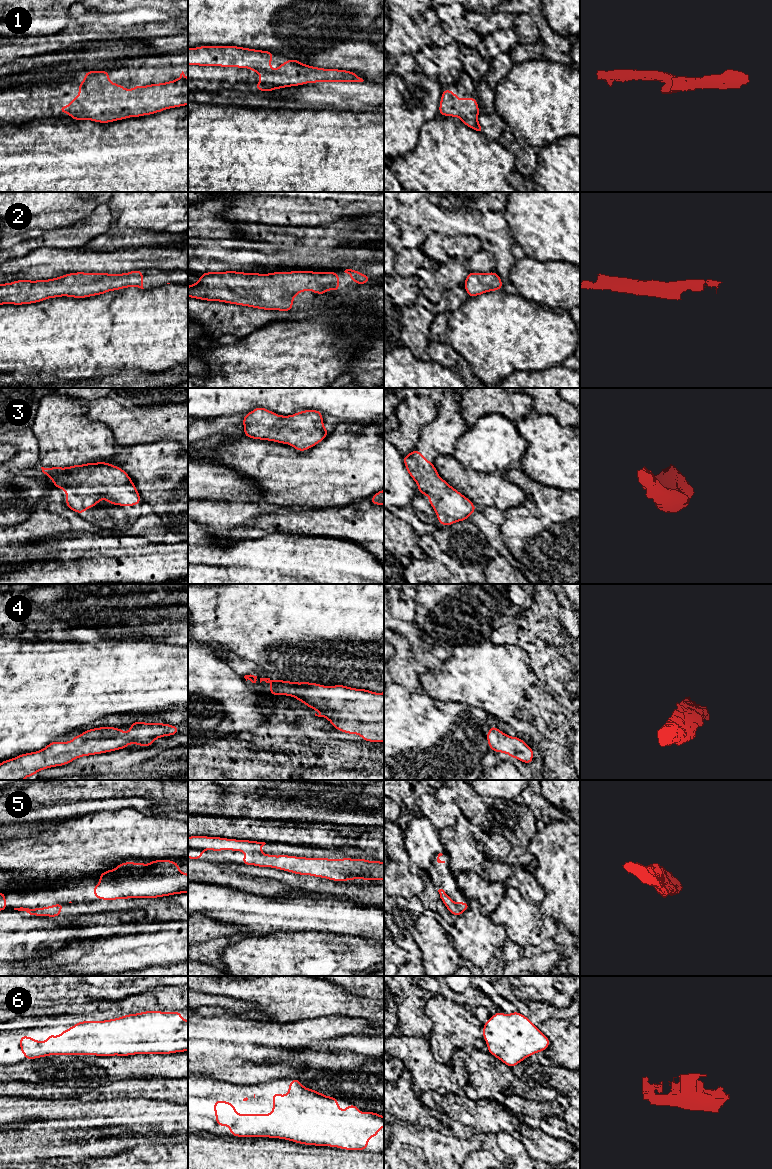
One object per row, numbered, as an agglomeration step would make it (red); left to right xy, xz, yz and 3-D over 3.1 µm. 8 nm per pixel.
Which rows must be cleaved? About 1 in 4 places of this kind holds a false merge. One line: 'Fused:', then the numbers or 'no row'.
Fused: no row

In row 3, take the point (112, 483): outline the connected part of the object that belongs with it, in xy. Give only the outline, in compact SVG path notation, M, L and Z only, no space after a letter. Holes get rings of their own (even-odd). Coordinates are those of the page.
M97 462L62 467L41 467L42 472L53 480L53 486L66 492L66 507L83 515L88 508L95 507L104 498L107 503L119 506L140 505L140 494L130 476L119 466Z

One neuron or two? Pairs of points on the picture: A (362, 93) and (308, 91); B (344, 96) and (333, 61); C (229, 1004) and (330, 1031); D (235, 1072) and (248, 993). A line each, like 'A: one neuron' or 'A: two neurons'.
A: one neuron
B: two neurons
C: two neurons
D: two neurons

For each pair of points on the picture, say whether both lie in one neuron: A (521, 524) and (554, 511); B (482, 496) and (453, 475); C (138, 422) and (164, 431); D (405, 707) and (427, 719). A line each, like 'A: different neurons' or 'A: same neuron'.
A: same neuron
B: same neuron
C: same neuron
D: same neuron

